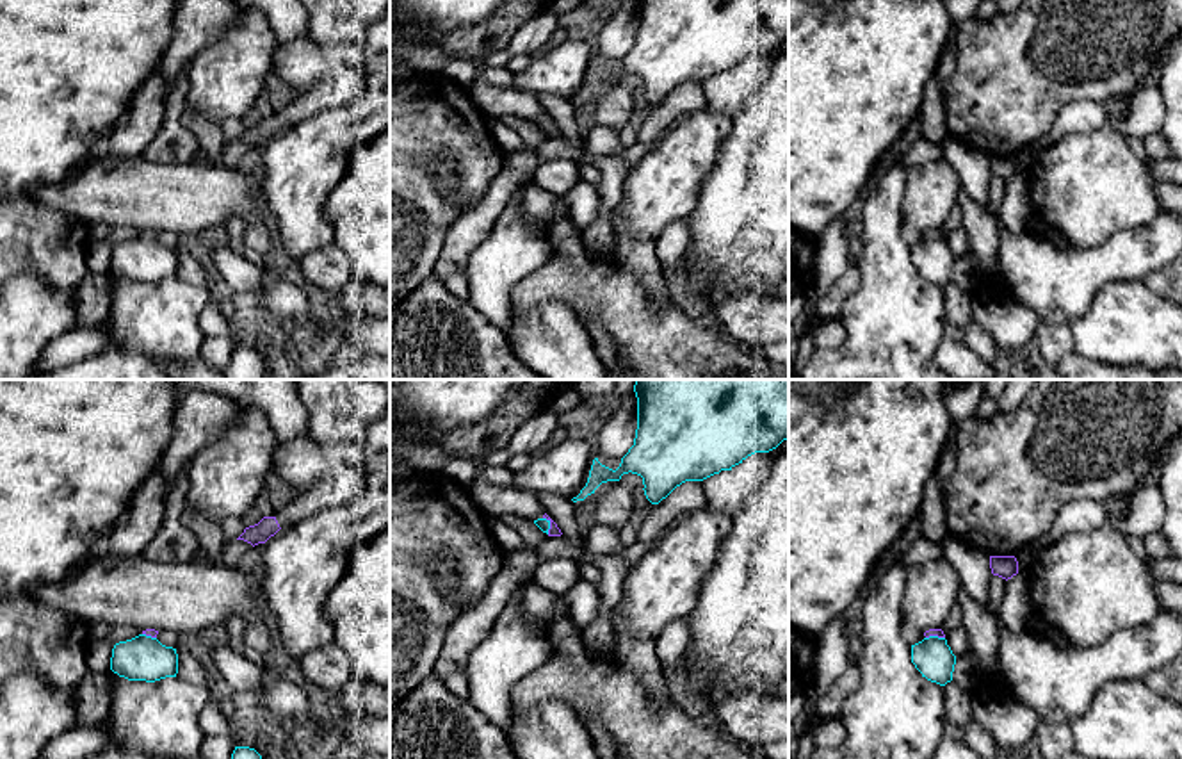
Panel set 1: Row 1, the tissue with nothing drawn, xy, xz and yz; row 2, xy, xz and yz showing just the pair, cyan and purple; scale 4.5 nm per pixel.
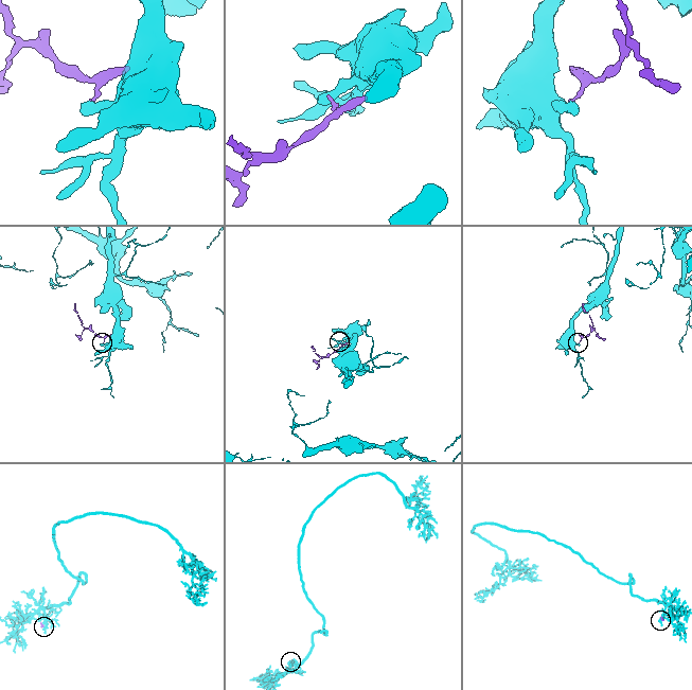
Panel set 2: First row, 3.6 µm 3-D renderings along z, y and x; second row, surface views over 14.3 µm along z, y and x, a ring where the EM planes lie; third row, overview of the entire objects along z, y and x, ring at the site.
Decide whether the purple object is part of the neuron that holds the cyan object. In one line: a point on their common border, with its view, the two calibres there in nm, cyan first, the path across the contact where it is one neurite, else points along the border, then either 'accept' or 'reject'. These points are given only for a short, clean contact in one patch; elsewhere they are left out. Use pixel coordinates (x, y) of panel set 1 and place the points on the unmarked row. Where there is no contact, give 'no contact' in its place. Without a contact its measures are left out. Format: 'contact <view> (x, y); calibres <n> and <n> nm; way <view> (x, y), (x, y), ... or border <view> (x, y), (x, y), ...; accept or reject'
contact xz (549, 127); calibres 60 and 50 nm; border xz (543, 118), (549, 123), (547, 134); reject

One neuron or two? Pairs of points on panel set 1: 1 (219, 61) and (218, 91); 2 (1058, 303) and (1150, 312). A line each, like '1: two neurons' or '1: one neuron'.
1: one neuron
2: two neurons

